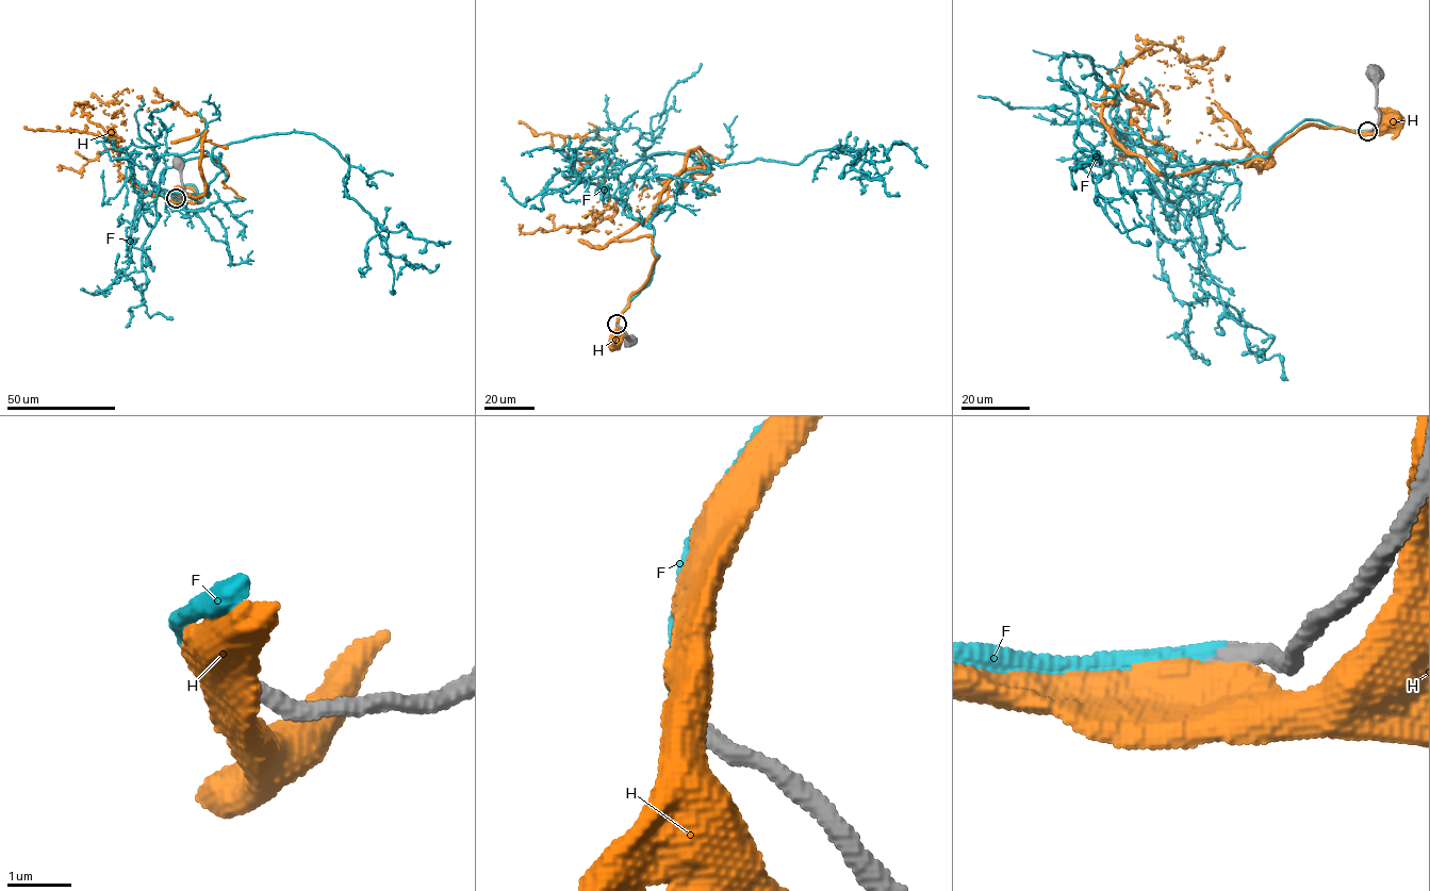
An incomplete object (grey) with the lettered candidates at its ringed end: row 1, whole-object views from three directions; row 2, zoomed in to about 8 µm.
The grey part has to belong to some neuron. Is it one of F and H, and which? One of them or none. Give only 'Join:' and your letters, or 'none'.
Join: F

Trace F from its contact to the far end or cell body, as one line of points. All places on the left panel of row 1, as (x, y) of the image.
F: (176, 198), (210, 194), (216, 146), (314, 133), (348, 163), (346, 195), (385, 251), (416, 268), (401, 259)

